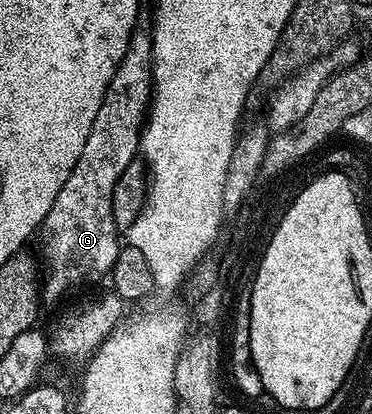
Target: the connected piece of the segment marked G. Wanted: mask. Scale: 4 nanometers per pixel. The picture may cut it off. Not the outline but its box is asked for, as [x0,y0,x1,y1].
[39,31,153,301]

